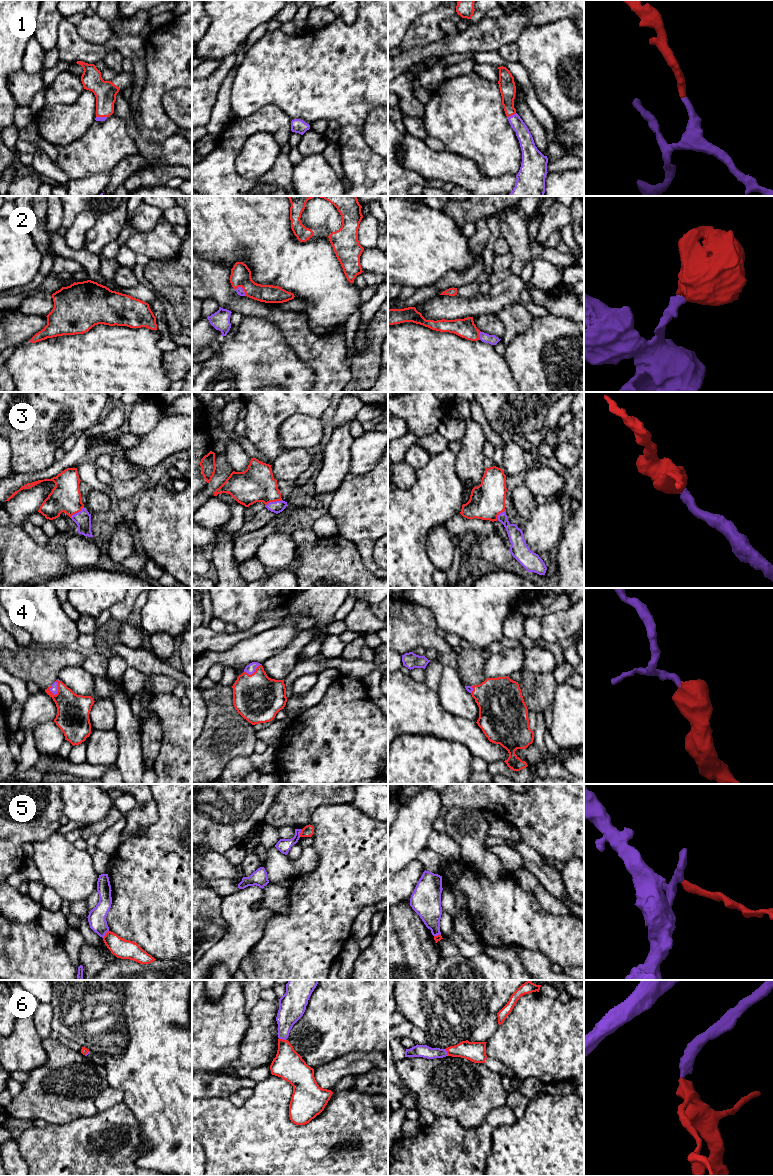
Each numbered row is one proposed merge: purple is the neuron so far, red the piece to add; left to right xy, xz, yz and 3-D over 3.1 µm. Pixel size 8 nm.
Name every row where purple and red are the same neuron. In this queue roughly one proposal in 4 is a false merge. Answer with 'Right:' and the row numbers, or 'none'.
Right: 1, 2, 3, 4, 6

